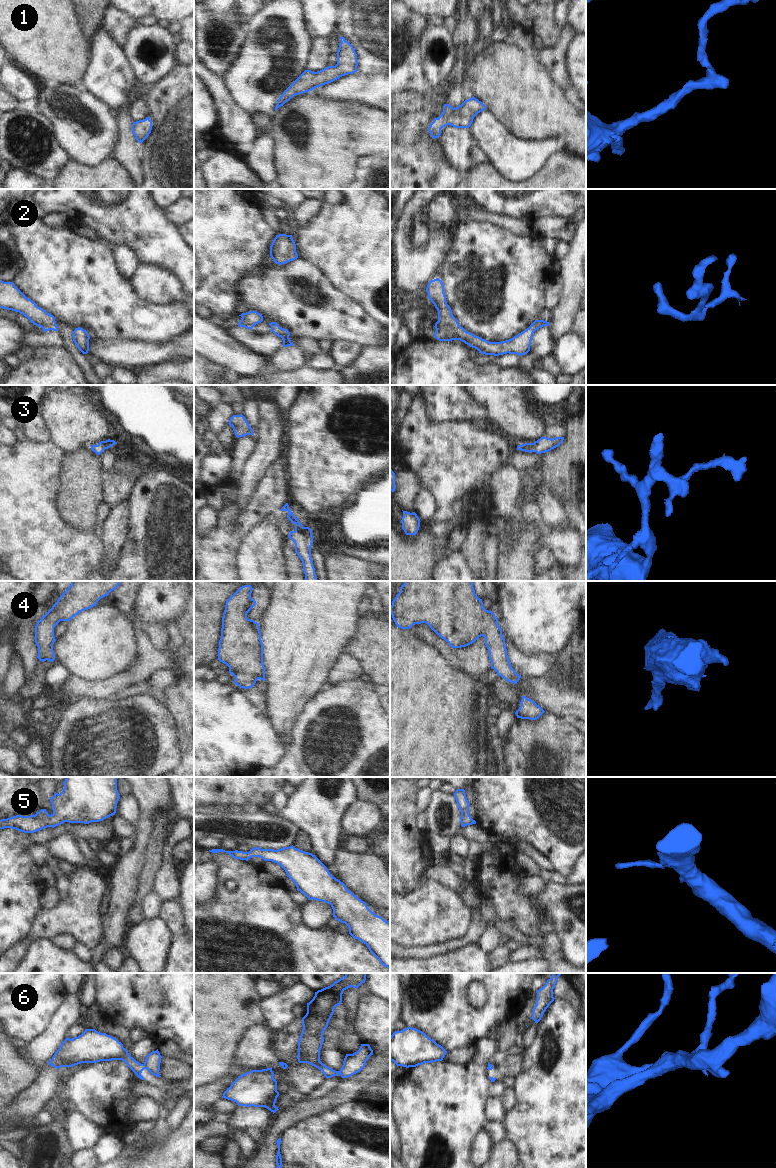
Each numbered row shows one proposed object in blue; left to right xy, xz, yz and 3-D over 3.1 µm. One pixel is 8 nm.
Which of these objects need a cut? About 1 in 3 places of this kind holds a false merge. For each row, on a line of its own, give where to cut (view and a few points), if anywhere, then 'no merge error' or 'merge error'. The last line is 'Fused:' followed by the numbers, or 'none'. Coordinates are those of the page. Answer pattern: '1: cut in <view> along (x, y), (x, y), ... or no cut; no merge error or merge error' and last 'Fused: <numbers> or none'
1: no cut; no merge error
2: no cut; no merge error
3: no cut; no merge error
4: no cut; no merge error
5: no cut; no merge error
6: cut in xy along (142, 1064), (145, 1068); merge error
Fused: 6

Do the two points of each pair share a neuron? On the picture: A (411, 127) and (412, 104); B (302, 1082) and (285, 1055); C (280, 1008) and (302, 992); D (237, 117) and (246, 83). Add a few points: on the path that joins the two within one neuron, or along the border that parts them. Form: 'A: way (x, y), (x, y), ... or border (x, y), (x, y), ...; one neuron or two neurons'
A: border (400, 116), (409, 112), (422, 111), (433, 118); two neurons
B: way (300, 1075), (295, 1070), (292, 1062); one neuron
C: way (285, 1003), (297, 993); one neuron
D: border (226, 87), (230, 97), (249, 115); two neurons

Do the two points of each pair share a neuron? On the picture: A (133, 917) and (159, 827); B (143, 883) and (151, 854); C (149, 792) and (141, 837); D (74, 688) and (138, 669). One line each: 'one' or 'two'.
A: one
B: one
C: one
D: one

